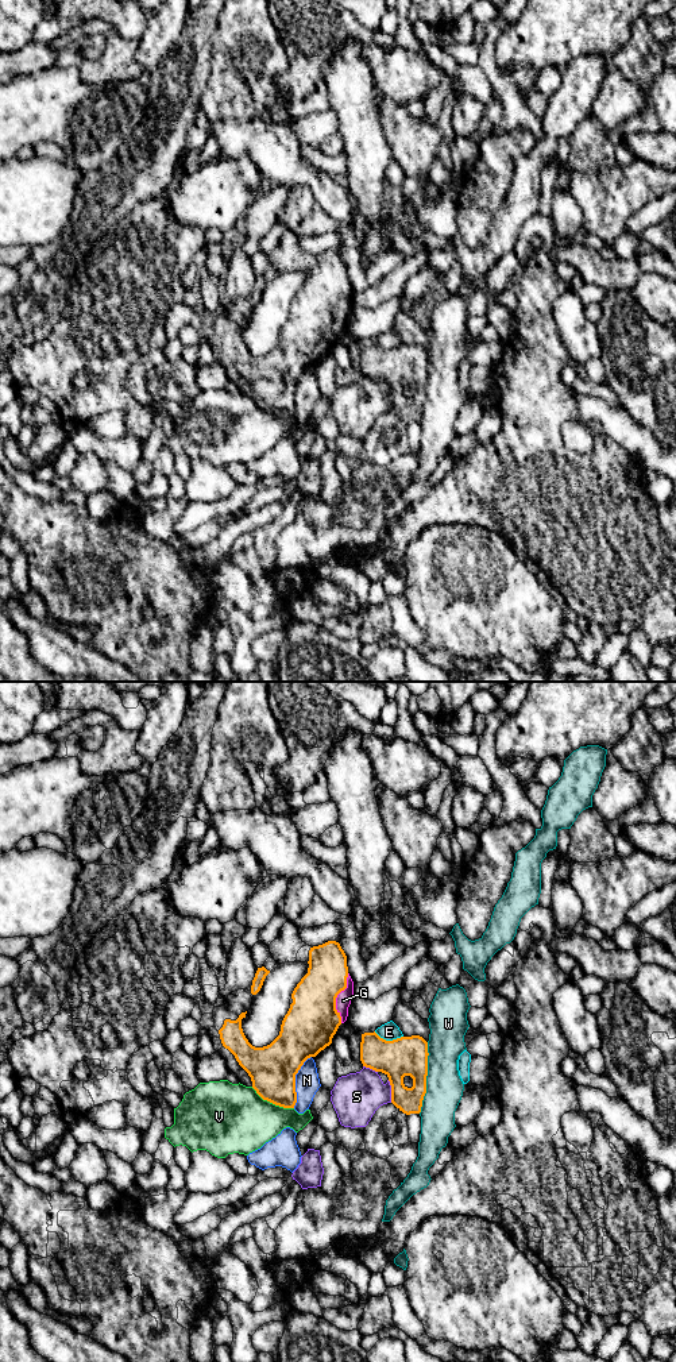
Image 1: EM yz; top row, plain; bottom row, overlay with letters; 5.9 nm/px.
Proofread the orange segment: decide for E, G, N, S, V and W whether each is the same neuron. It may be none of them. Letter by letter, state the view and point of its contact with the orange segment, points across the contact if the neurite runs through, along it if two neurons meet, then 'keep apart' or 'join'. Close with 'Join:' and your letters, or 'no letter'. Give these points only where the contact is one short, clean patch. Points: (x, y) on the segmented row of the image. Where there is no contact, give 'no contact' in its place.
E: yz (389, 1041) | keep apart
G: yz (336, 996) | join
N: yz (294, 1081) | along yz (311, 1056), (296, 1075), (296, 1104), (293, 1107) | keep apart
S: yz (391, 1091) | keep apart
V: yz (273, 1103) | keep apart
W: yz (425, 1077) | keep apart
Join: G

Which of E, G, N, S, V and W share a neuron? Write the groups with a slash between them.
E / G / N / S / V / W

